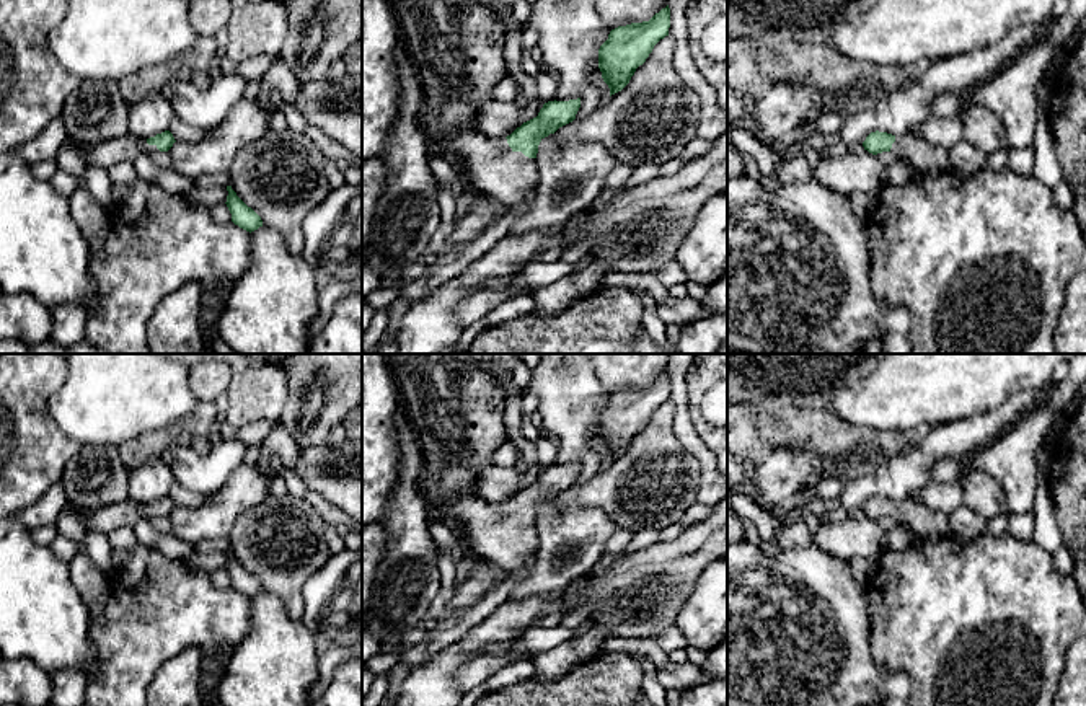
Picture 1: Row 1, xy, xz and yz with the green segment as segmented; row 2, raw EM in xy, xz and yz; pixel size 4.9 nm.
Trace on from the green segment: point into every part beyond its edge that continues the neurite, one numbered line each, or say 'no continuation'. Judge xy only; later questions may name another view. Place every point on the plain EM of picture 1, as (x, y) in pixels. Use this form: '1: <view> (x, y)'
1: xy (124, 514)

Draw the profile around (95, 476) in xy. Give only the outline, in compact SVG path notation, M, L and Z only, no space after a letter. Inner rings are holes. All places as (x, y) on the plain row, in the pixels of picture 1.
M82 445L60 479L68 507L90 512L127 501L129 471L117 447Z

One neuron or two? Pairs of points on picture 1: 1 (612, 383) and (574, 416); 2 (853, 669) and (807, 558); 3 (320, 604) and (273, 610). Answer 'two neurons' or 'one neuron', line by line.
1: two neurons
2: one neuron
3: two neurons

